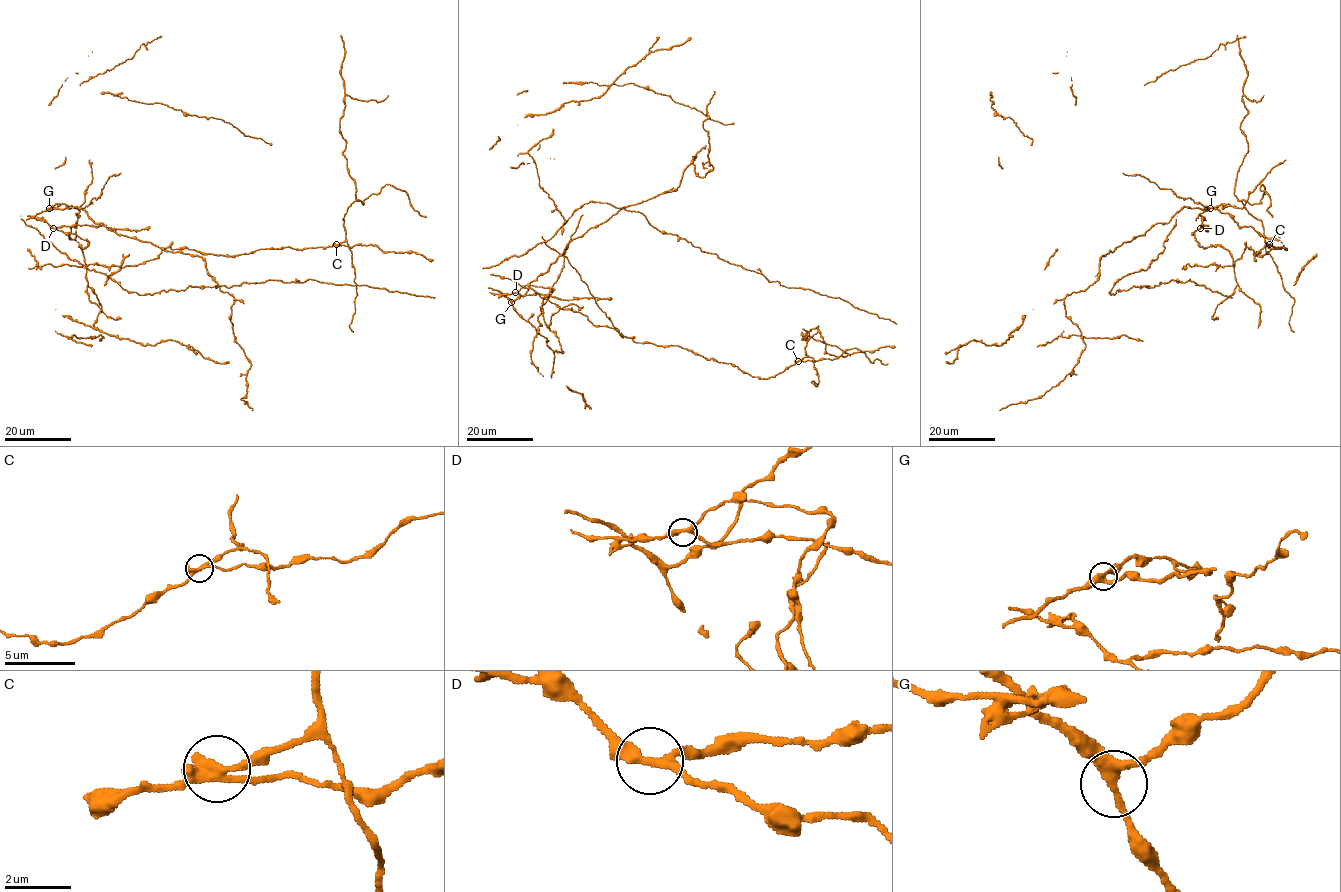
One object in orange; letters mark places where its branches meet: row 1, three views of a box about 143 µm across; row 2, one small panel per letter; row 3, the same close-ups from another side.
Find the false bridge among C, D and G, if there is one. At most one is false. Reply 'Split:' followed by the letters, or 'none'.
Split: C

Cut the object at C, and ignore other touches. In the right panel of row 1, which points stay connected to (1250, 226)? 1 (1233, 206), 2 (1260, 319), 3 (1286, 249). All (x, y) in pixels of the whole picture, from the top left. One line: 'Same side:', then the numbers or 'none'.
Same side: 1, 2, 3

